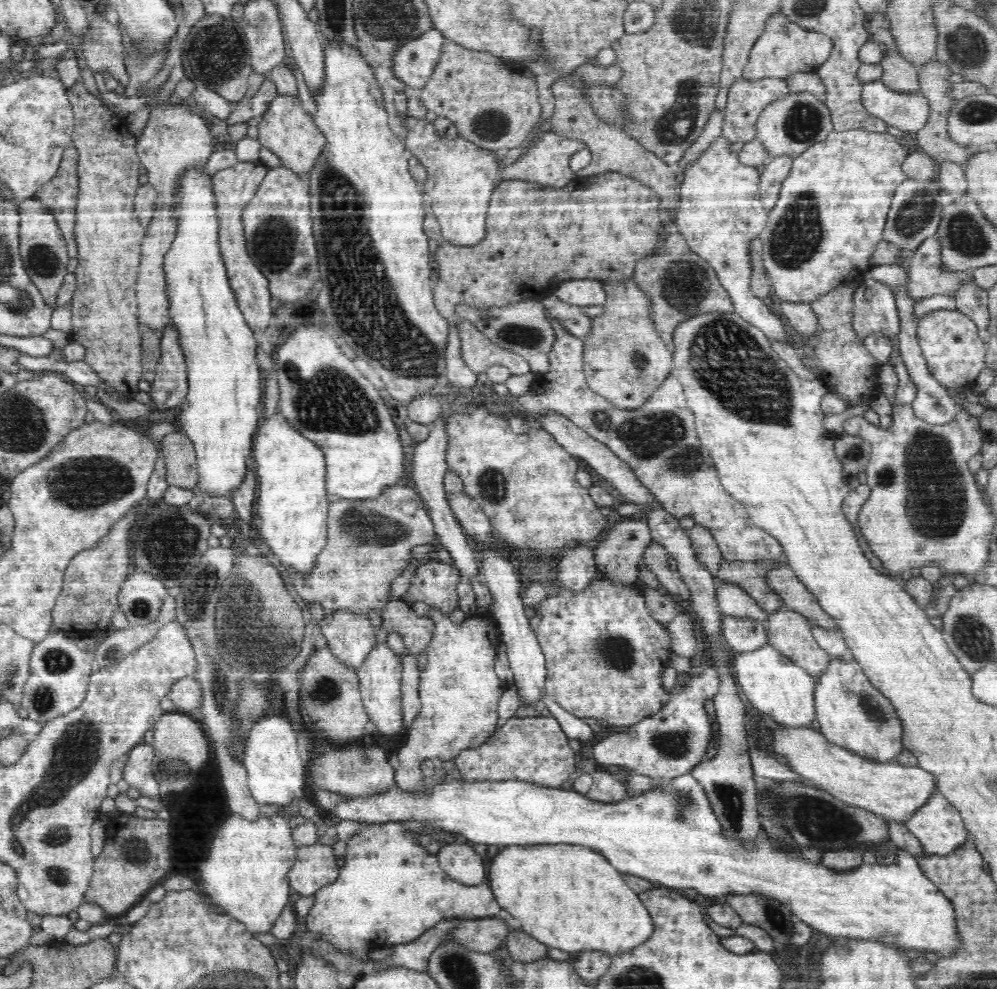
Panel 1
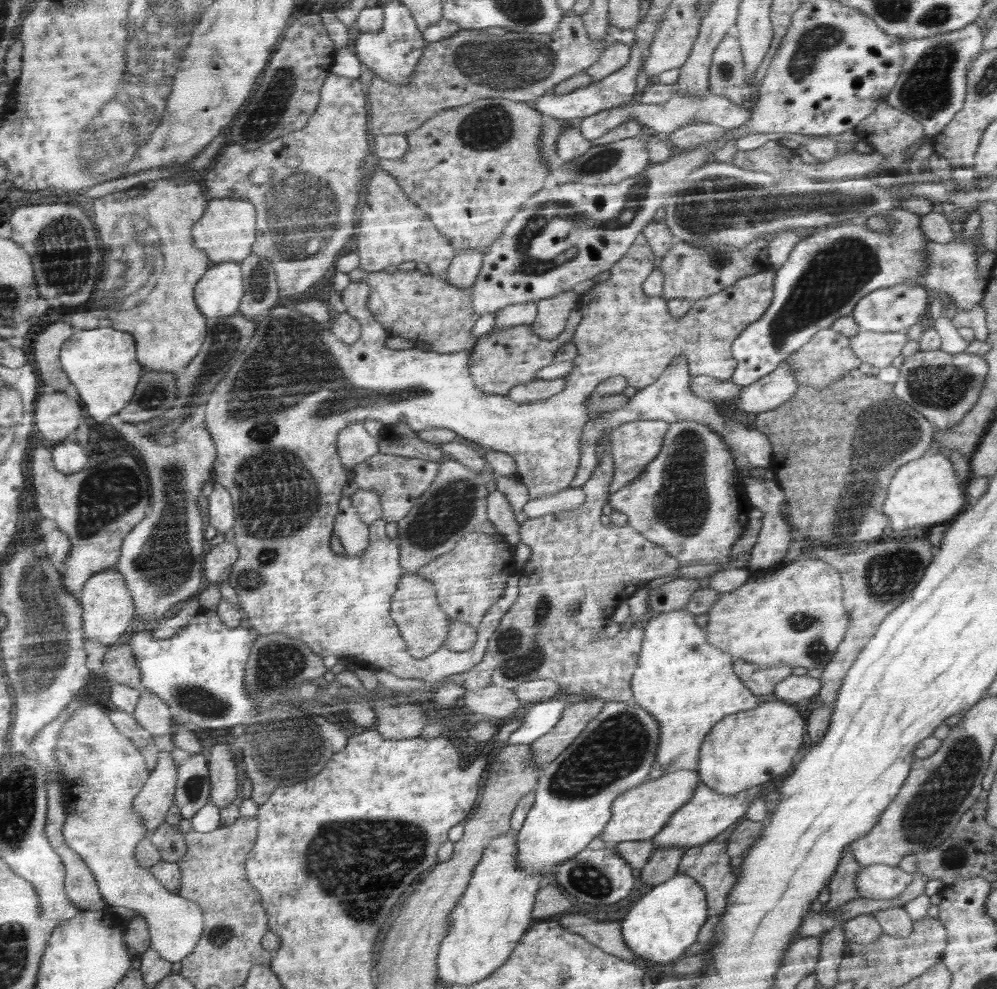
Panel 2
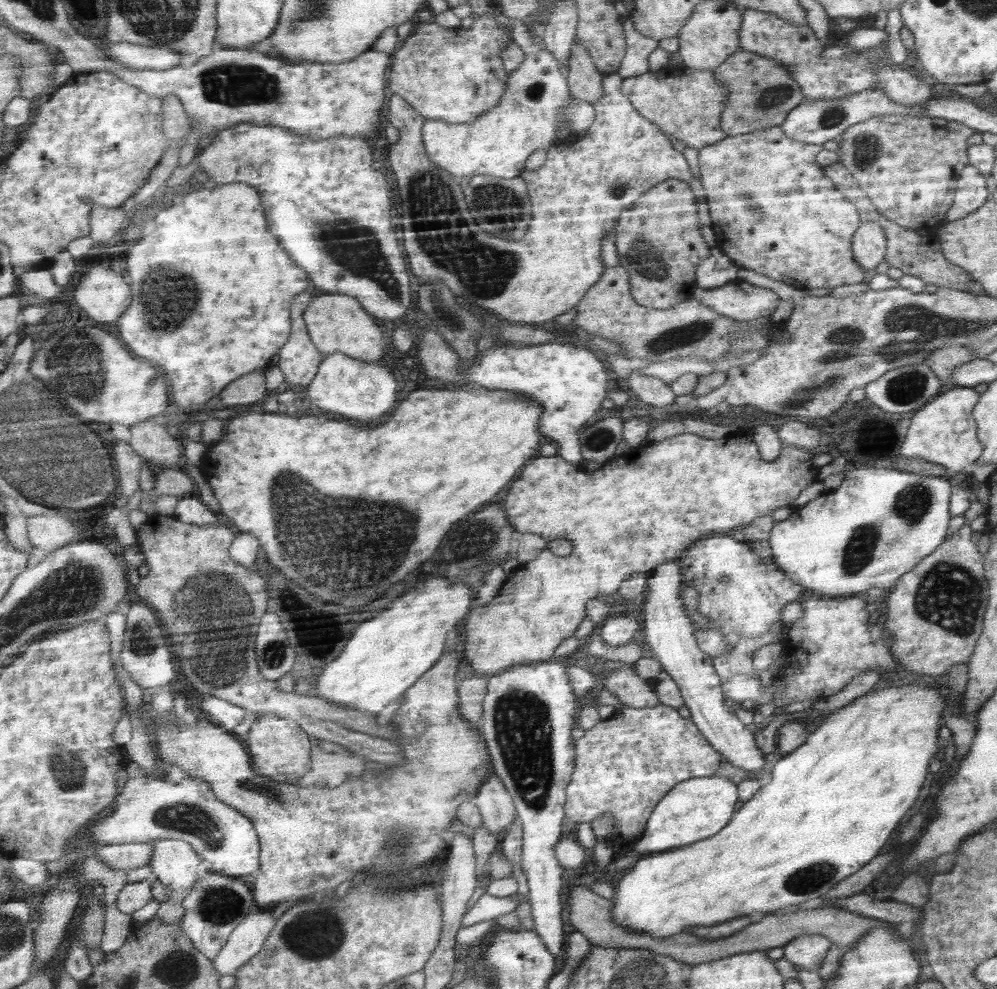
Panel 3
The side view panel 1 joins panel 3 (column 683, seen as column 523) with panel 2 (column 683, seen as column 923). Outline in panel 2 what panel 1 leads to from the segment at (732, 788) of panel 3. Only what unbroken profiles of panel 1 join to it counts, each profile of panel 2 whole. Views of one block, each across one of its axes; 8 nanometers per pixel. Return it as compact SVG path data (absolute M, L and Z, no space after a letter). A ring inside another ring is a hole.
M674 873L668 880L652 887L625 915L622 923L622 936L626 947L632 950L641 962L646 964L668 964L695 949L695 943L702 925L708 920L707 892L701 883L686 873Z

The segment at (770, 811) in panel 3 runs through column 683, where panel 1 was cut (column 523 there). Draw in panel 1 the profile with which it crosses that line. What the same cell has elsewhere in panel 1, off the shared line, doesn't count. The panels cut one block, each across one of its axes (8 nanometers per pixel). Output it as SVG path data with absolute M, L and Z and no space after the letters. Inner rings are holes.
M570 844L500 847L487 874L497 904L520 920L524 933L569 955L596 950L610 957L637 949L654 932L648 909L624 882L623 875L595 850Z

